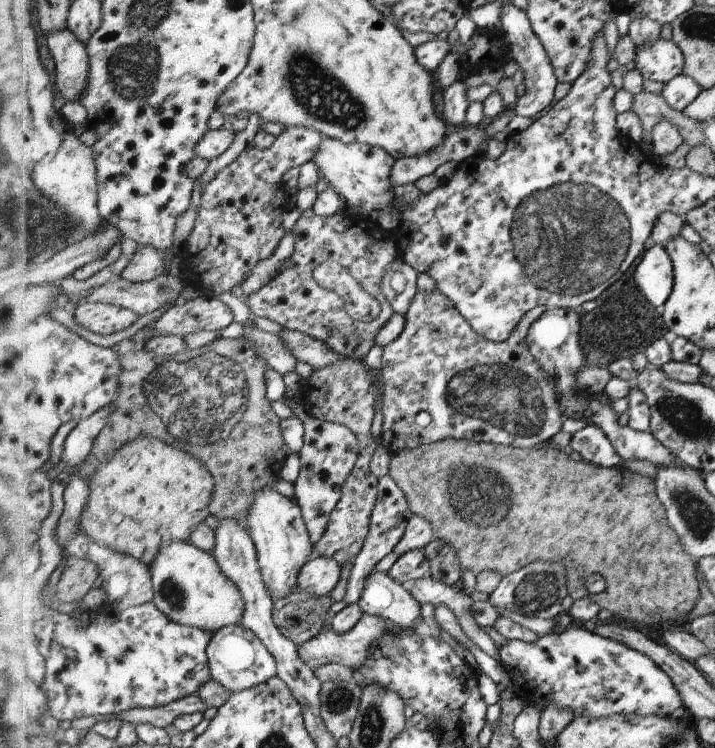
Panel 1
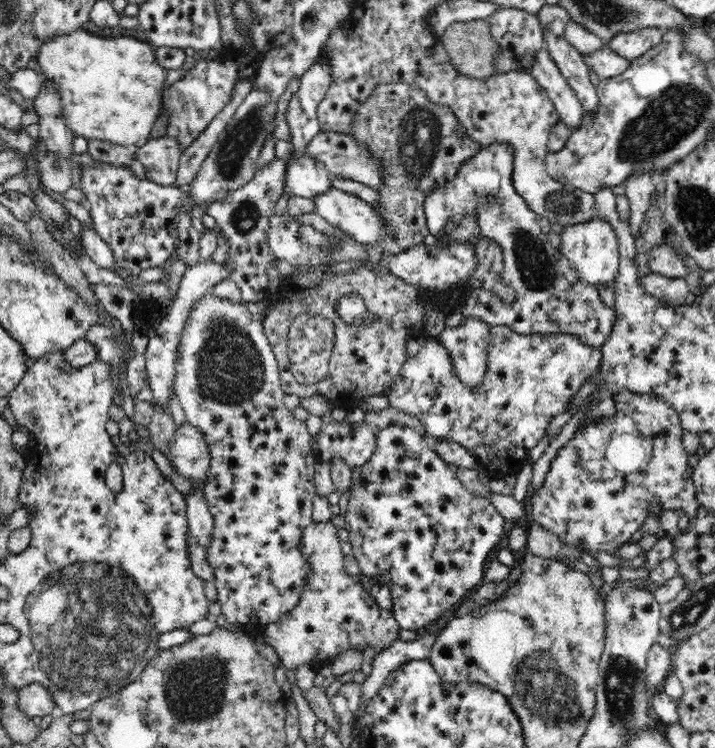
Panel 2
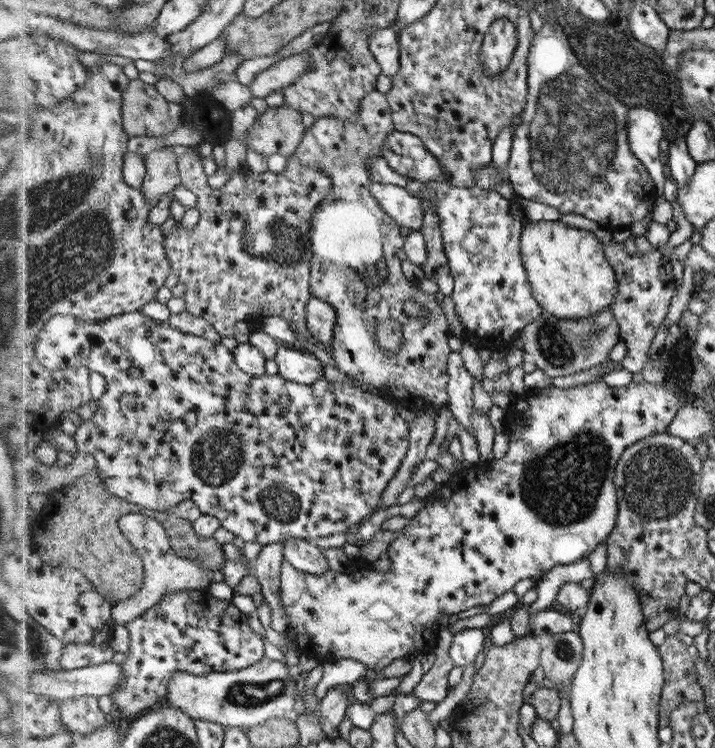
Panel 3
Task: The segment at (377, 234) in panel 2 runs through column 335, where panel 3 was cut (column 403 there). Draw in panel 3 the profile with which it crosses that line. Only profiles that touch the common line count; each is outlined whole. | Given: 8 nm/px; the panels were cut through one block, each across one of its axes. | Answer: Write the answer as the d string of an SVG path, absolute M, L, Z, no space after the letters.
M370 184L370 191L389 215L410 231L419 231L423 224L424 208L421 201L404 187L393 184Z

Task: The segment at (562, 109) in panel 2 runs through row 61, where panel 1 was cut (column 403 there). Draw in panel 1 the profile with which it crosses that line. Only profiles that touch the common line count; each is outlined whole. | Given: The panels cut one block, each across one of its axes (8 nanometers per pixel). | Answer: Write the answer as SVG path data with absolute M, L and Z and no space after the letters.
M416 515L409 517L408 528L392 552L392 562L395 558L404 556L411 550L423 550L434 539L434 531L428 520Z

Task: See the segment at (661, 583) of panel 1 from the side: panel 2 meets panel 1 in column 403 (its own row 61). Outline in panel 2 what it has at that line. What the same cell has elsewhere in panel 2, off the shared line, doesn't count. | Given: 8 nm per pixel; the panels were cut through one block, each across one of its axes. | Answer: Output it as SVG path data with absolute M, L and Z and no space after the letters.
M486 20L454 22L438 37L450 62L462 74L485 79L500 73L491 64L491 56L495 53L495 40Z

